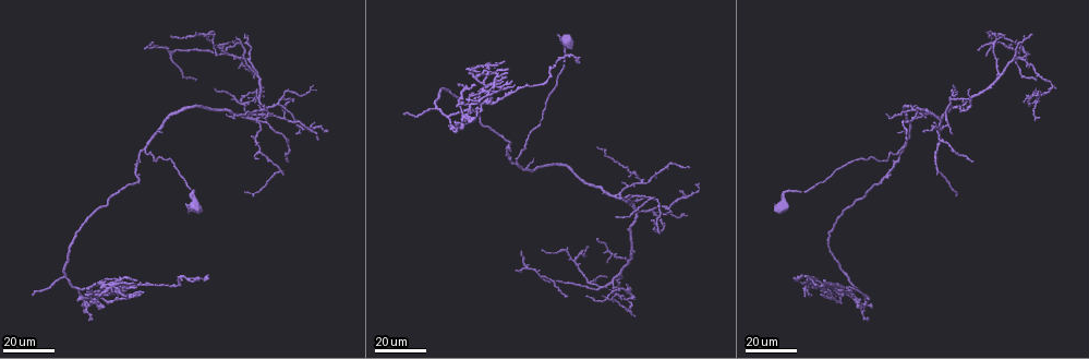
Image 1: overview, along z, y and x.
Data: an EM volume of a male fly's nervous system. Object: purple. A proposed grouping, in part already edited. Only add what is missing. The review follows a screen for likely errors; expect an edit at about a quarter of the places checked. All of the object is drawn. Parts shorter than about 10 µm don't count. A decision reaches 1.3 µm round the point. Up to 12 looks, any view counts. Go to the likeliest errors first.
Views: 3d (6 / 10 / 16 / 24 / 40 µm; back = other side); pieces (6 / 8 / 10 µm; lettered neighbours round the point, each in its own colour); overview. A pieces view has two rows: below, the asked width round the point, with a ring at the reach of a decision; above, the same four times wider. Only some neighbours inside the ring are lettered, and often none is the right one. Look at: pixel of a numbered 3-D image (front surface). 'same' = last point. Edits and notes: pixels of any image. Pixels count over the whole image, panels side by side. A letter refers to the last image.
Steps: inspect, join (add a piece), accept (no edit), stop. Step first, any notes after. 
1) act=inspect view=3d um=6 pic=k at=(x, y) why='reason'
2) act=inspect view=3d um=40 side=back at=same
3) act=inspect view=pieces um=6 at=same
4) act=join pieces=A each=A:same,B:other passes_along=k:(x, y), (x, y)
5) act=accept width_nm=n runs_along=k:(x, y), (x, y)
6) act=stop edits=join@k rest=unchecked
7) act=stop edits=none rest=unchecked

act=inspect view=3d um=16 pic=1 at=(402, 112) why='end of a long branch'

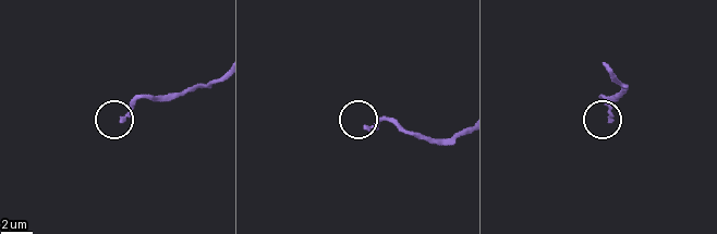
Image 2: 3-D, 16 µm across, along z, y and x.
act=inspect view=pieces um=8 pic=2 at=(609, 121) why='what lies round it'

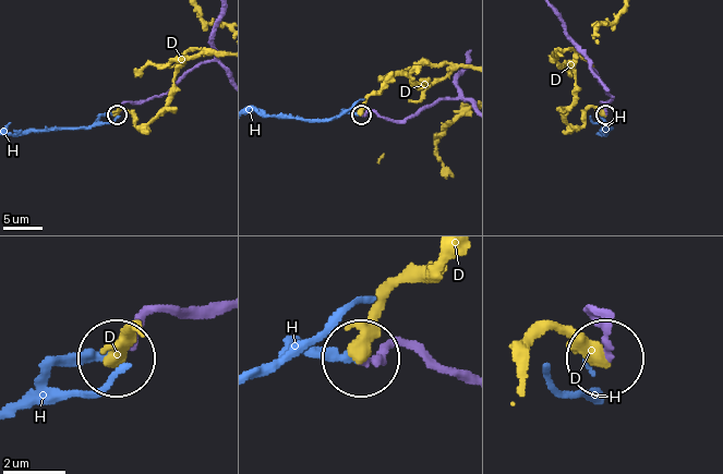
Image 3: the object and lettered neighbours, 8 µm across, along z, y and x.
act=join pieces=H each=D:other,H:same passes_along=3:(136, 101), (84, 126), (12, 134) found='the cell continues'

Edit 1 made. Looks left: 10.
act=inspect view=overview

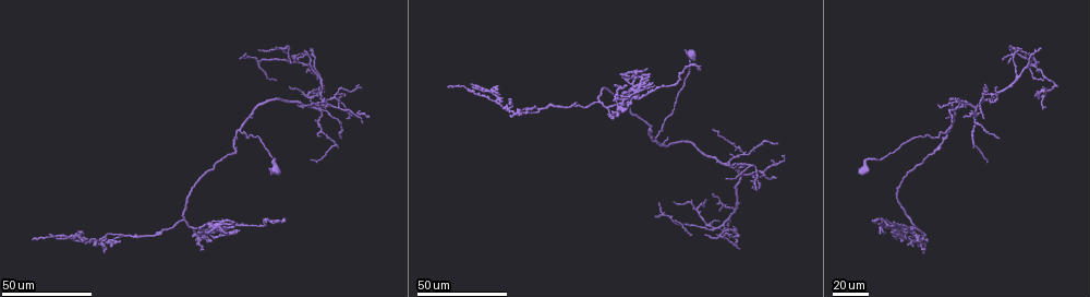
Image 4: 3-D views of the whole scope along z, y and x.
act=inspect view=3d um=24 pic=4 at=(714, 193)

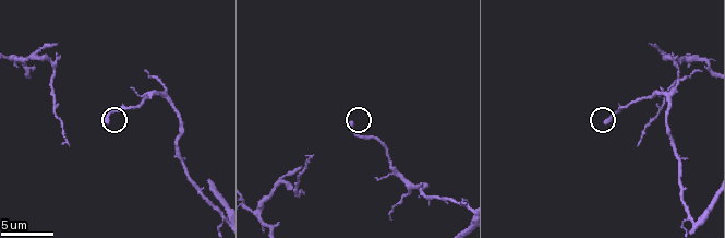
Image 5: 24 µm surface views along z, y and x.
act=inspect view=pieces um=6 pic=5 at=(352, 123)

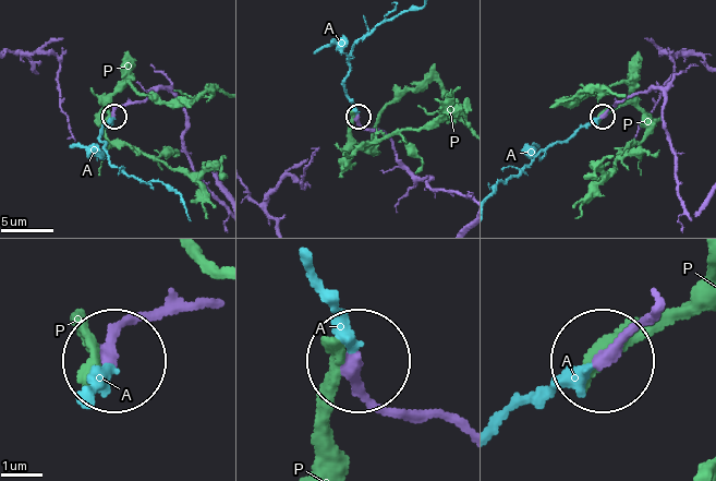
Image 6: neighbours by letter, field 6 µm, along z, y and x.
act=join pieces=A width_nm=340 each=A:same,P:other found='the cell continues'

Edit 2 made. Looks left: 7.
act=inspect view=3d um=24 pic=1 at=(137, 280) why='free end'

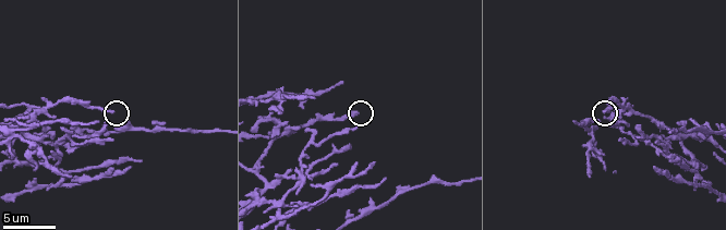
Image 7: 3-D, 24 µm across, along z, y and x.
act=inspect view=pieces um=8 pic=7 at=(111, 113) why='see the neighbours'

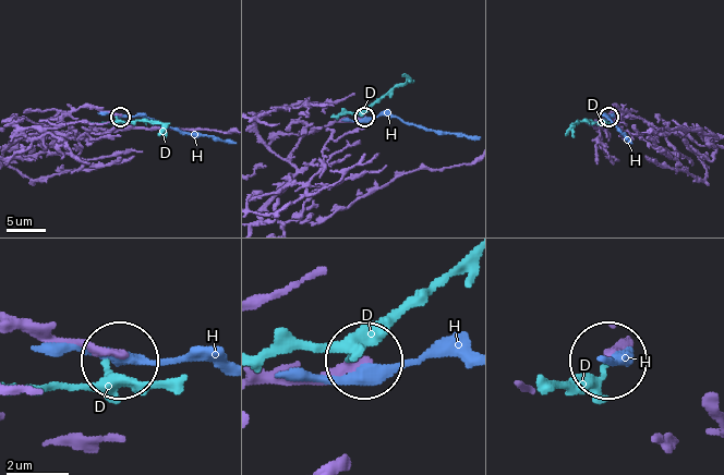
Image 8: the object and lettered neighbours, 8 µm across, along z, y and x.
act=accept width_nm=250 each=D:other,H:other found='none of them fits'

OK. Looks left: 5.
act=inspect view=pieces um=6 pic=5 at=(53, 44) why='free end'

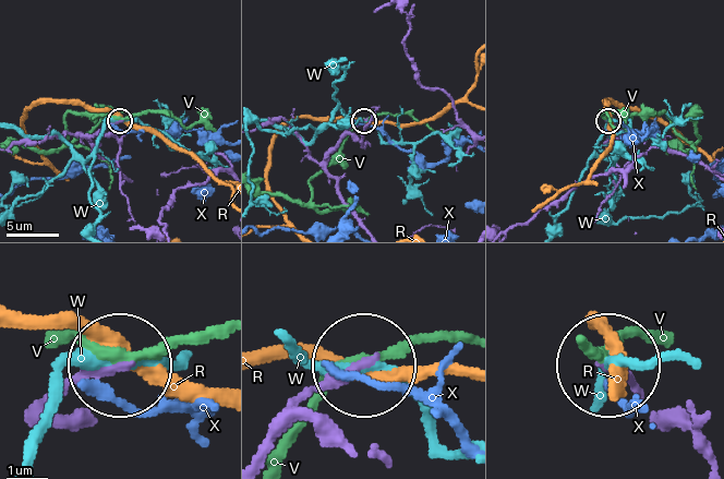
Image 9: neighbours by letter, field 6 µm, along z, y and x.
act=accept width_nm=180 each=R:other,V:other,W:other,X:other runs_along=9:(261, 443), (362, 363) found='none of them fits'

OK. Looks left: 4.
act=inspect view=3d um=24 pic=4 at=(914, 242) why='branch stops here'

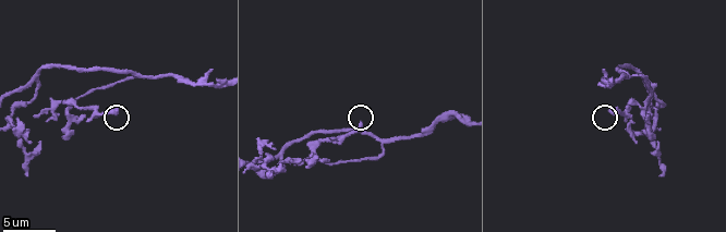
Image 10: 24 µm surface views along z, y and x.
act=inspect view=3d um=6 pic=10 at=(611, 110)

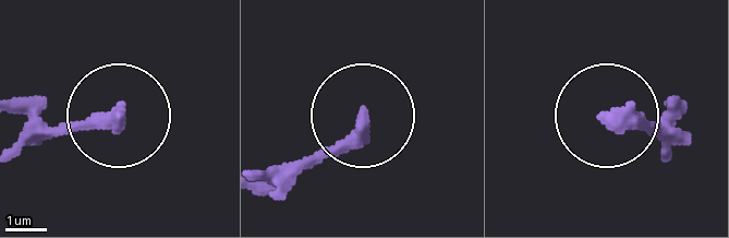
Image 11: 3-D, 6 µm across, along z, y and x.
act=inspect view=pieces um=6 pic=11 at=(603, 116) why='see the neighbours'

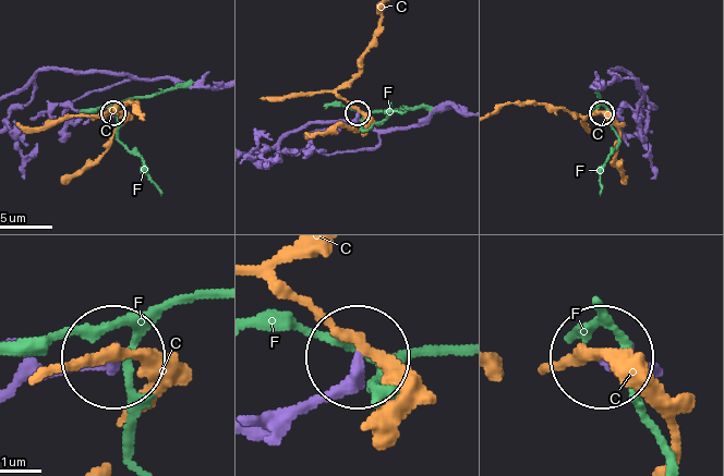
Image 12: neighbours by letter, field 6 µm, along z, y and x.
act=accept each=C:other,F:other found='no lettered piece goes on from it'

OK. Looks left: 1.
act=inspect view=pieces um=8 pic=7 at=(260, 115) why='an open end'

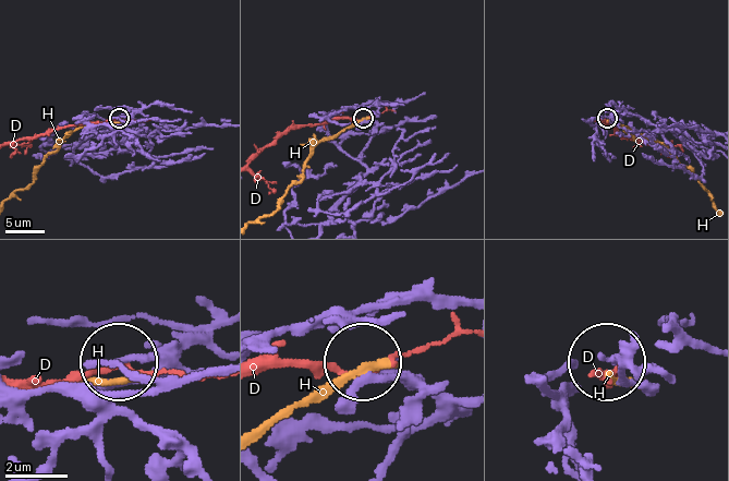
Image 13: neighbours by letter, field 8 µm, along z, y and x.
act=accept each=D:other,H:other found='no lettered piece goes on from it'

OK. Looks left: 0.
act=stop edits=join@3,join@6 rest=unchecked

